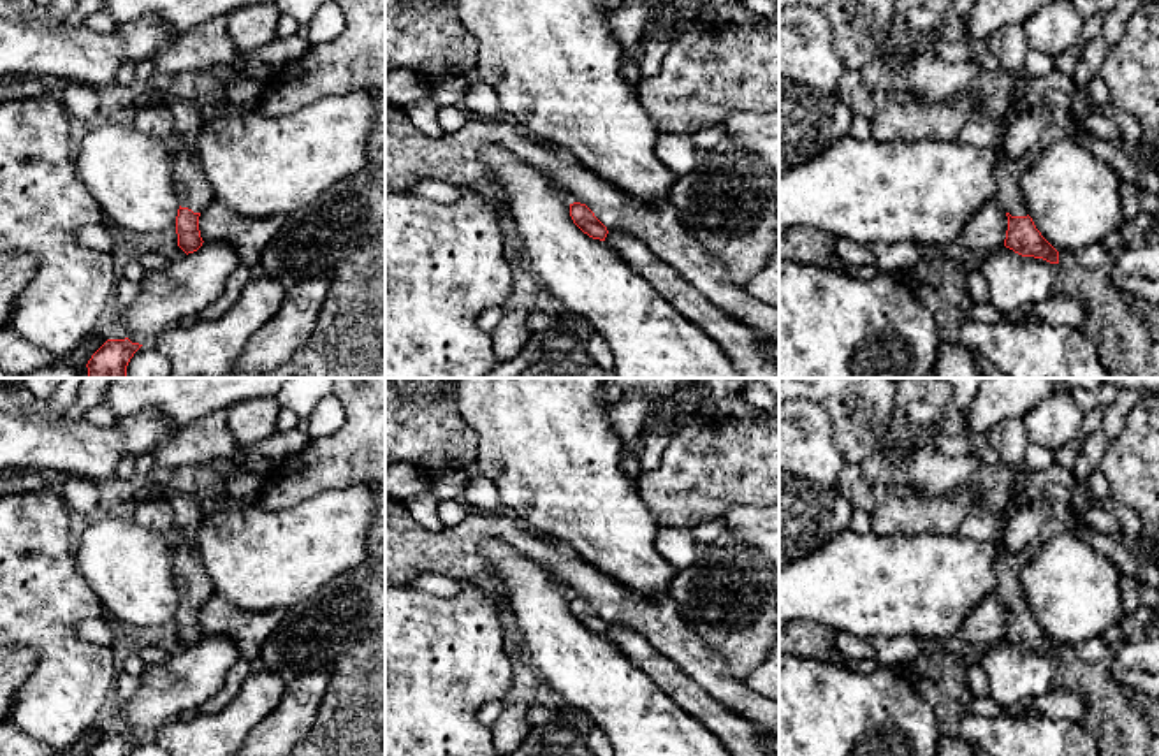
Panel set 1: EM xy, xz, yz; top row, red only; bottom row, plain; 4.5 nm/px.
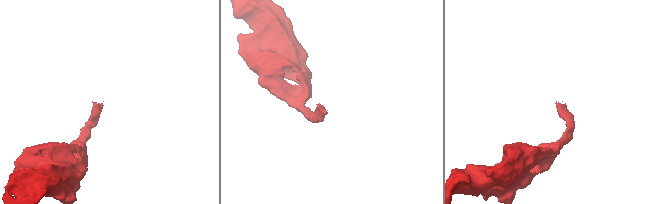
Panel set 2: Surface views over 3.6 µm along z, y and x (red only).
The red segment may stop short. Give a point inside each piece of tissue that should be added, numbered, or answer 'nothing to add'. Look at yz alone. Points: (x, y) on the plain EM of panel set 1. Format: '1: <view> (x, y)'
1: yz (1008, 589)

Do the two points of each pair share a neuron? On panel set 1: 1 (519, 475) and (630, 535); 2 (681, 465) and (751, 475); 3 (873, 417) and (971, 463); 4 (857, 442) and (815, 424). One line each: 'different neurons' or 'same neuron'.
1: same neuron
2: same neuron
3: same neuron
4: different neurons

